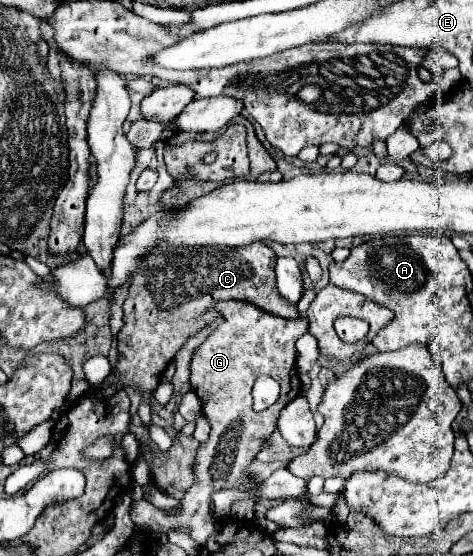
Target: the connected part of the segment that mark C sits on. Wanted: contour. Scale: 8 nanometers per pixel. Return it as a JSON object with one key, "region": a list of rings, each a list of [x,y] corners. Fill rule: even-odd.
{"region":[[[254,242],[244,248],[194,248],[194,250],[184,250],[180,254],[152,254],[146,258],[144,266],[140,272],[136,272],[128,298],[124,302],[124,326],[118,332],[118,348],[122,352],[122,358],[116,366],[116,374],[110,374],[96,392],[100,396],[112,396],[116,390],[124,388],[126,384],[136,386],[140,392],[154,392],[160,374],[166,370],[166,366],[172,362],[176,352],[182,348],[188,336],[198,332],[204,324],[212,322],[218,314],[214,310],[214,304],[220,300],[248,300],[256,304],[258,308],[280,316],[280,318],[300,318],[296,304],[288,304],[276,288],[276,276],[274,276],[274,266],[276,266],[276,254],[272,248],[268,248],[262,242]]]}

